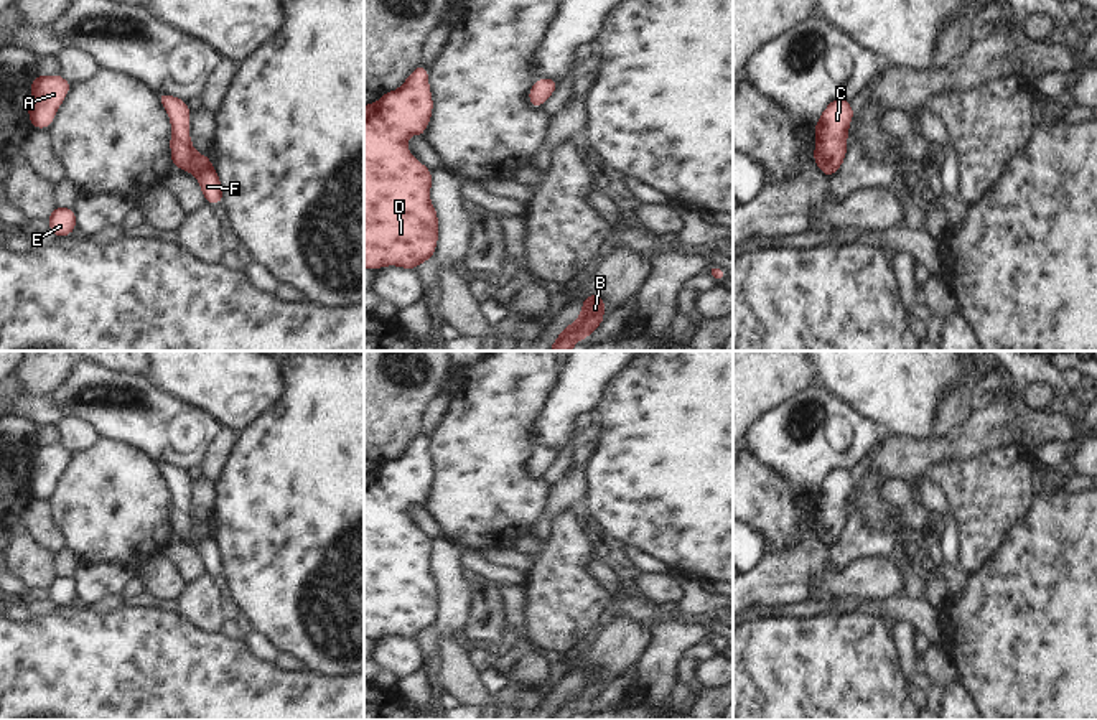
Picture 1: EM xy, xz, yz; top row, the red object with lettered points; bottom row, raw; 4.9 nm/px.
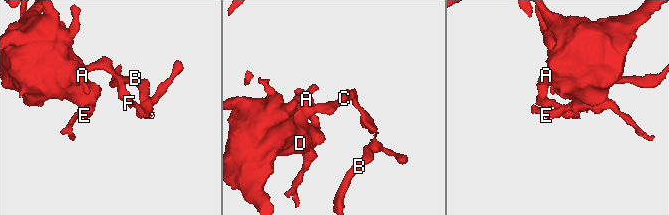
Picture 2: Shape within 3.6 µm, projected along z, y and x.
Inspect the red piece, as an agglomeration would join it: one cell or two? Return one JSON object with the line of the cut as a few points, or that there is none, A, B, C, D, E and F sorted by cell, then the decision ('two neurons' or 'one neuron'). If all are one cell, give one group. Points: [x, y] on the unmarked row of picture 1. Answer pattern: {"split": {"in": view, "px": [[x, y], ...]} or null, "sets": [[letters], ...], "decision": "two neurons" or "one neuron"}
{"split": null, "sets": [["A", "B", "C", "D", "E", "F"]], "decision": "one neuron"}

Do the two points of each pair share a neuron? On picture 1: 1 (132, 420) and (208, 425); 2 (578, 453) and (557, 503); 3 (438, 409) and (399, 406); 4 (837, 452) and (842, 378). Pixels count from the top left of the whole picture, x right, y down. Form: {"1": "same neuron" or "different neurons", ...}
{"1": "same neuron", "2": "same neuron", "3": "different neurons", "4": "different neurons"}

